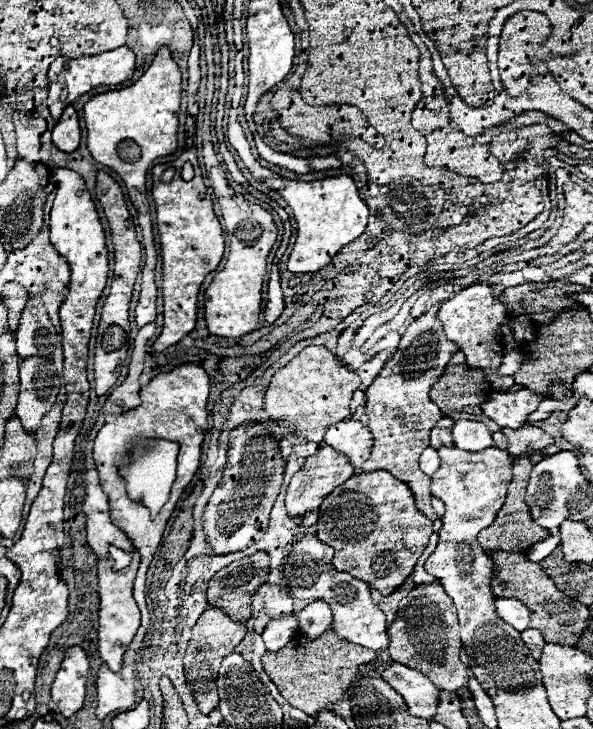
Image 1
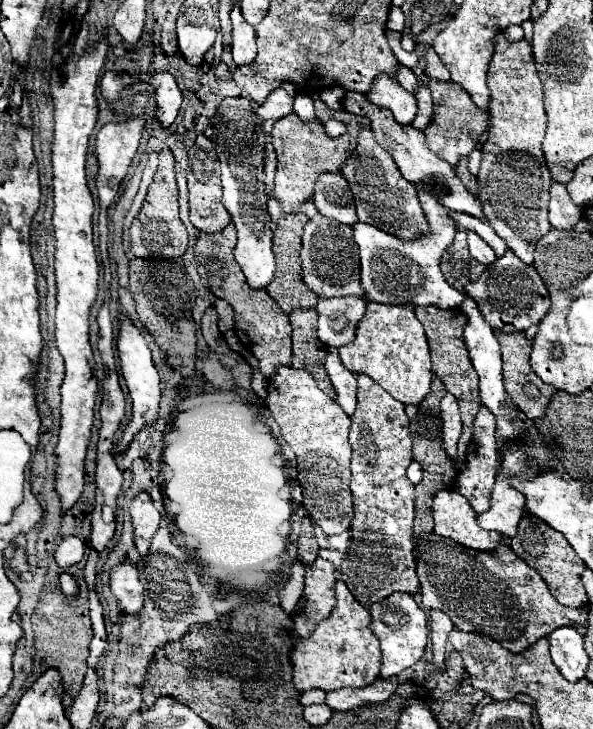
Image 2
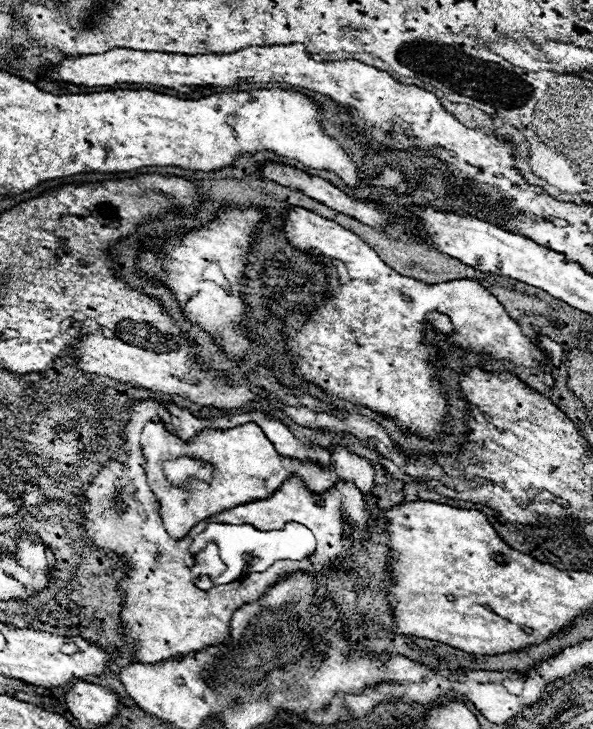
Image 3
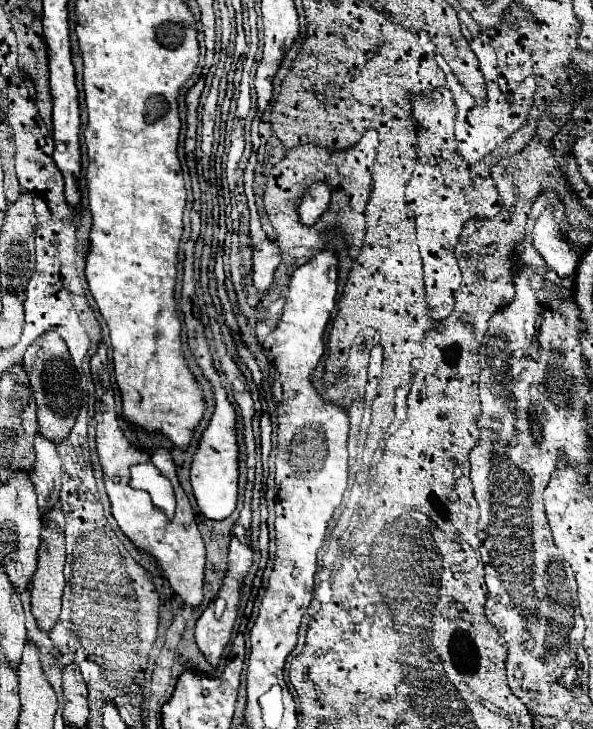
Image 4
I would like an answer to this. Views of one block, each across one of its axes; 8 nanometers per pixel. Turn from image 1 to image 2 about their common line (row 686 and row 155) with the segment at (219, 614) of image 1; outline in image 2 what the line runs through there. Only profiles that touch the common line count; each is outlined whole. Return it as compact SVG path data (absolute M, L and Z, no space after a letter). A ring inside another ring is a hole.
M200 134L196 138L196 144L188 152L188 204L190 204L190 222L206 234L218 234L222 228L230 224L230 214L226 212L222 204L222 186L220 186L220 176L218 176L218 158L214 152L214 144Z

